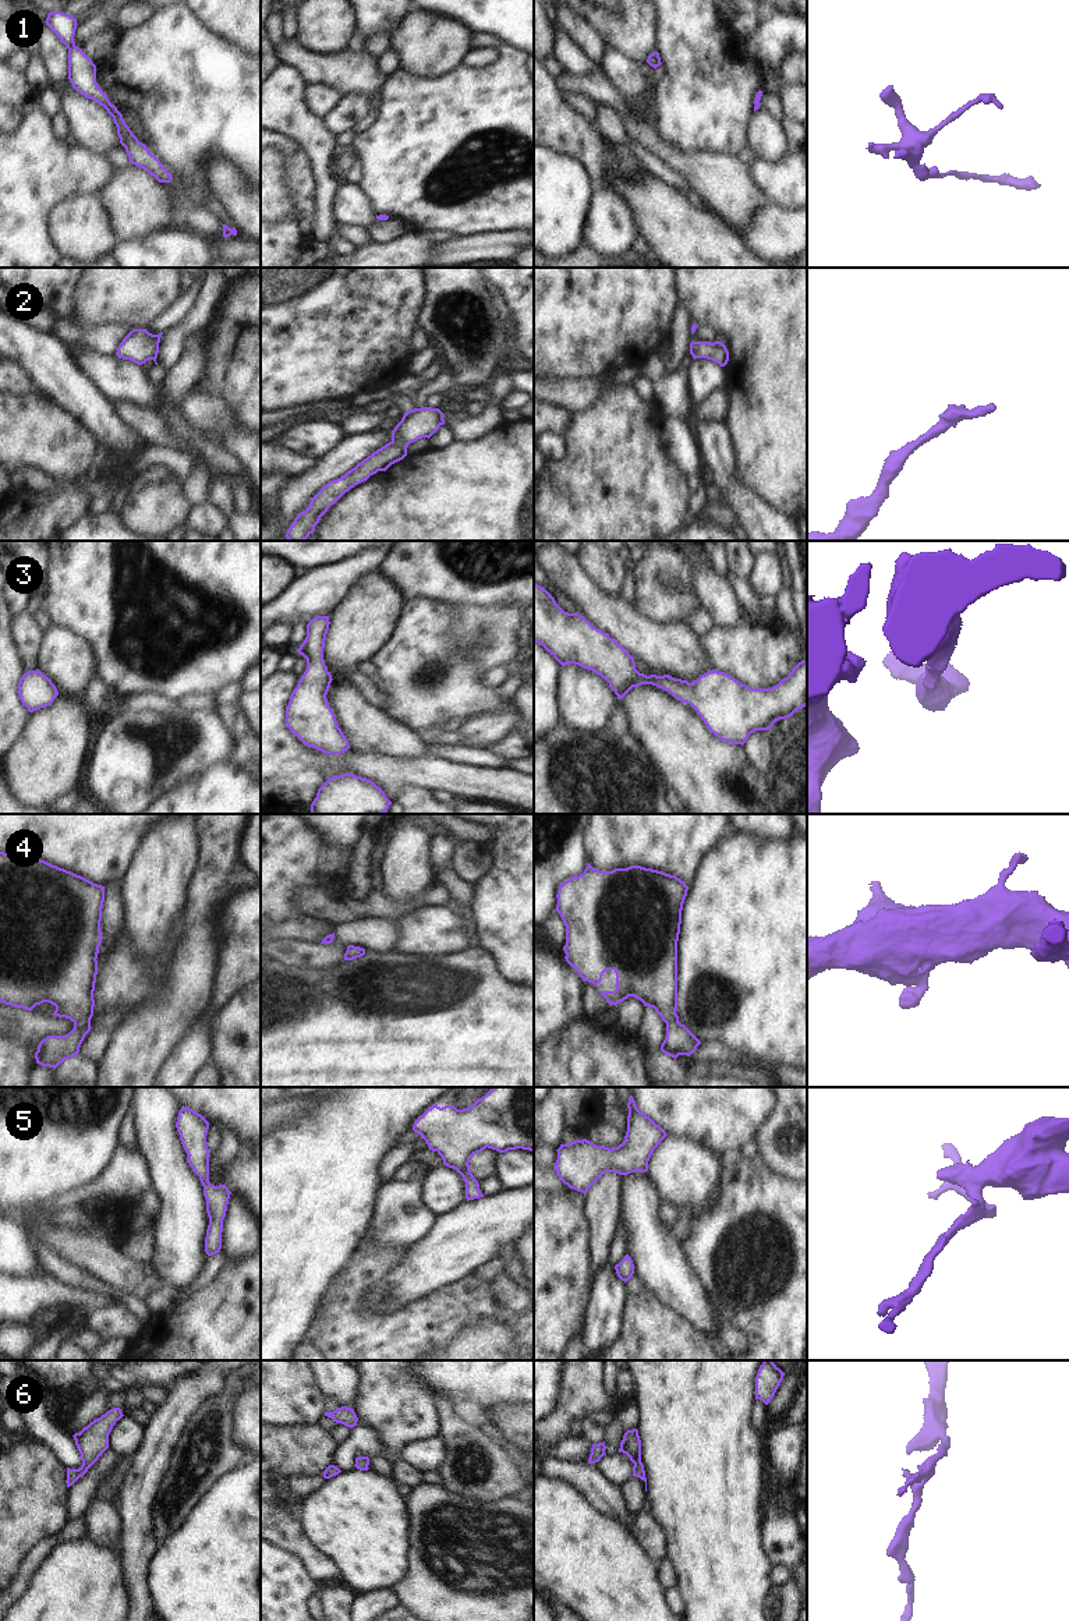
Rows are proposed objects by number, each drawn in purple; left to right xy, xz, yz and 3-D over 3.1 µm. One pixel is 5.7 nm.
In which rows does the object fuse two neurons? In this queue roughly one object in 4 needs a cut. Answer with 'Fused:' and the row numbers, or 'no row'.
Fused: no row.

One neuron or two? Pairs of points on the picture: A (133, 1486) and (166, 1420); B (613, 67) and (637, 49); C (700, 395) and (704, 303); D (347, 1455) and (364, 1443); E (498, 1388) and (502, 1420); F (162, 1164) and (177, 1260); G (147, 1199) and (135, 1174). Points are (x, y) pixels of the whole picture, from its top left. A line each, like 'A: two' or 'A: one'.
A: one
B: two
C: two
D: one
E: two
F: one
G: two

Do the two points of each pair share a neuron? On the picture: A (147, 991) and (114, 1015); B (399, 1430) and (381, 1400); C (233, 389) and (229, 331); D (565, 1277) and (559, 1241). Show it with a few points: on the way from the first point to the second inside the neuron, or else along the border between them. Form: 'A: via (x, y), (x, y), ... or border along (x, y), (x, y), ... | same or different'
A: border along (95, 1004), (126, 1005), (128, 1013) | different
B: via (399, 1423), (399, 1418), (388, 1407) | same
C: via (233, 375), (230, 344) | same
D: via (559, 1269), (559, 1249) | same

